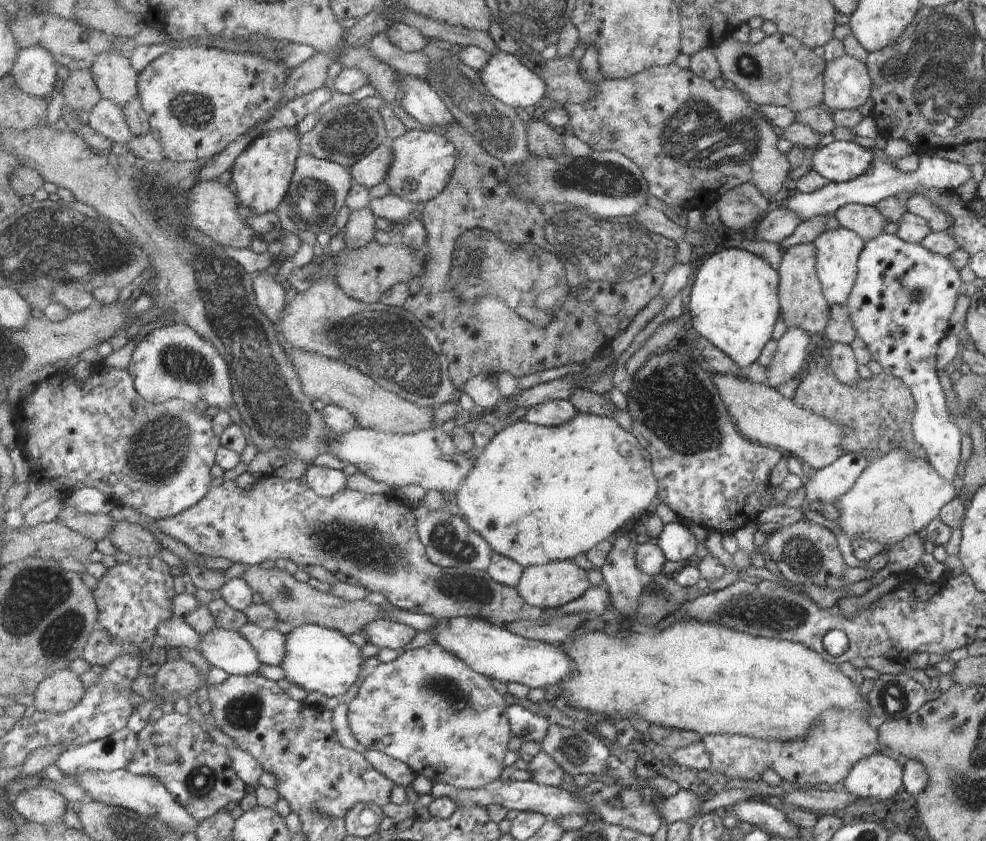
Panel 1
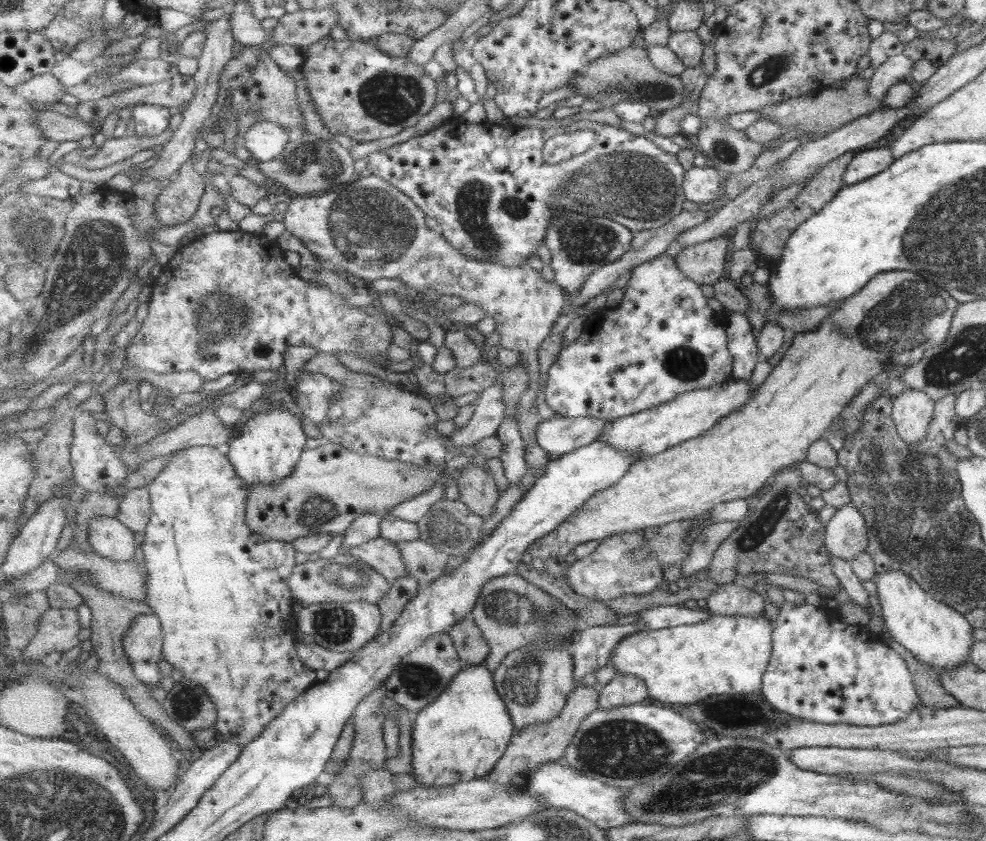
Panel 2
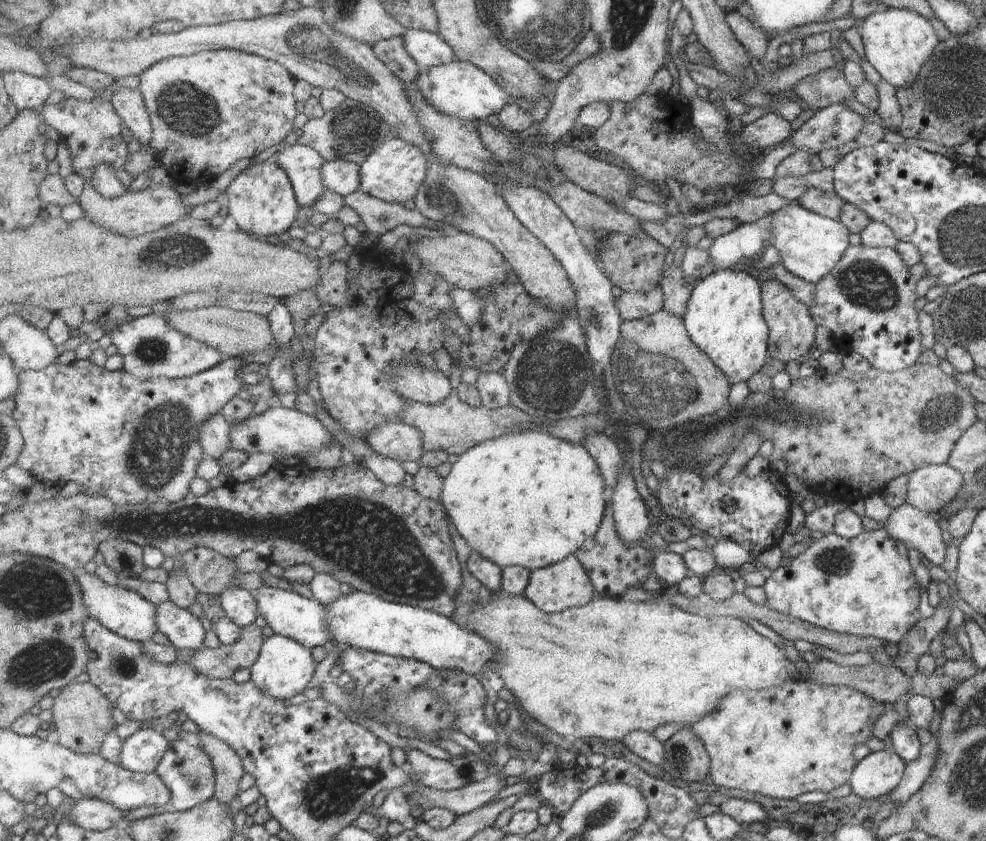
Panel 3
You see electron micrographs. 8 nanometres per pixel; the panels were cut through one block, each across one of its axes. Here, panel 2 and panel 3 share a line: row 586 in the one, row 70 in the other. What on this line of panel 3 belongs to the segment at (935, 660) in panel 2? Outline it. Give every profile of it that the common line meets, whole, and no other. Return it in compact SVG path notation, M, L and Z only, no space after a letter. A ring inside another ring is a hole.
M891 9L871 13L858 28L863 44L864 58L877 71L880 78L894 89L907 87L916 81L931 51L938 43L929 20L907 9Z

